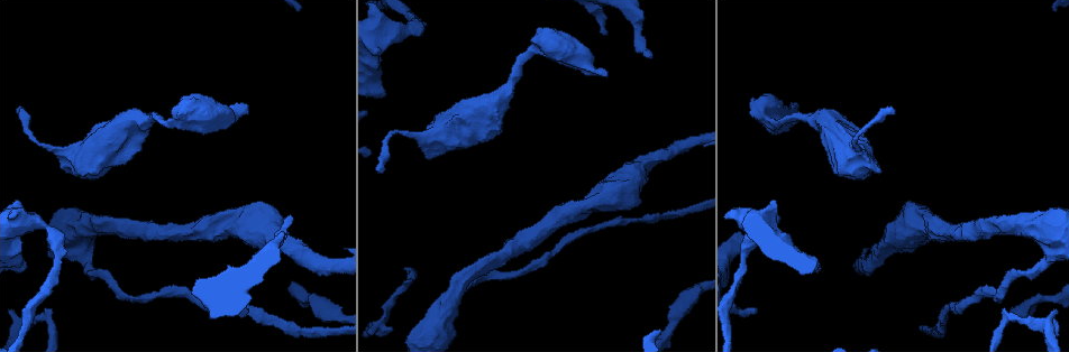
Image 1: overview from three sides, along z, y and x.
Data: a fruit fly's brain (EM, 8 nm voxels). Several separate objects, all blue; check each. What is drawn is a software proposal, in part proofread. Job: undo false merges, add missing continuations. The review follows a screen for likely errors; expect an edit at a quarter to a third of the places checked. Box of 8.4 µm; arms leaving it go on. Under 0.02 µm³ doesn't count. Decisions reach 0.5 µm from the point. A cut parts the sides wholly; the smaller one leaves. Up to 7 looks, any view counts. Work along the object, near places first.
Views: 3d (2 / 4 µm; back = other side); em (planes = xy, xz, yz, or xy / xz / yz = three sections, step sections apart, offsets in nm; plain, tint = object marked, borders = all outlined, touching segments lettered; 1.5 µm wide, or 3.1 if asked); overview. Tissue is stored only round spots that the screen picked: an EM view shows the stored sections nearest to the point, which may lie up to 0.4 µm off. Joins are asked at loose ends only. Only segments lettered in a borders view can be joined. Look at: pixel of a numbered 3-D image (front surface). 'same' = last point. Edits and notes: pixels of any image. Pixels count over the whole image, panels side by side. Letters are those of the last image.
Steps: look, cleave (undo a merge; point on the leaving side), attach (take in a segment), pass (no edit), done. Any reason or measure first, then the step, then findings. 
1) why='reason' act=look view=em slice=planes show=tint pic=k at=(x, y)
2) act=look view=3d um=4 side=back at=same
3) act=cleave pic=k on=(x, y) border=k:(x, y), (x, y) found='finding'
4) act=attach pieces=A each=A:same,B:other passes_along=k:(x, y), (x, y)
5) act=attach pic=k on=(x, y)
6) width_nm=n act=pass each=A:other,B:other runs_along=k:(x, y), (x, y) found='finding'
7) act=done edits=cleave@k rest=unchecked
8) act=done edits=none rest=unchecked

why='end of a long branch' act=look view=em slice=planes show=borders pic=1 at=(799, 109)

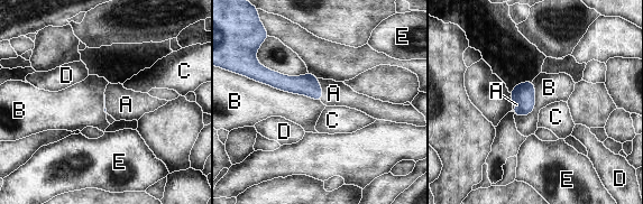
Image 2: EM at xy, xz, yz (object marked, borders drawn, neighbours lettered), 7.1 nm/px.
act=attach pieces=A each=A:same,B:other,C:other,D:other,E:other passes_along=2:(306, 84), (321, 90), (333, 93) found='the neuron continues'

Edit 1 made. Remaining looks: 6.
why='a narrow waist' act=look view=em slice=planes show=plain pic=1 at=(282, 320)

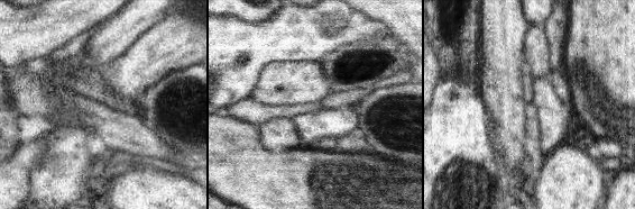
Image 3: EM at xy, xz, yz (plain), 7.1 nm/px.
act=look view=em slice=planes show=borders at=same

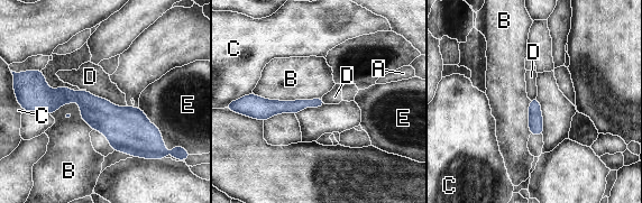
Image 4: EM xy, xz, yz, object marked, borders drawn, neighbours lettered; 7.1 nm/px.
longest_contact=B:480nm act=pass each=A:other,B:other,C:other,D:other,E:other runs_along=4:(36, 97), (81, 97), (158, 140) found='continuous, no second neuron'

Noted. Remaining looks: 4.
act=done edits=attach@2 rest=unchecked

